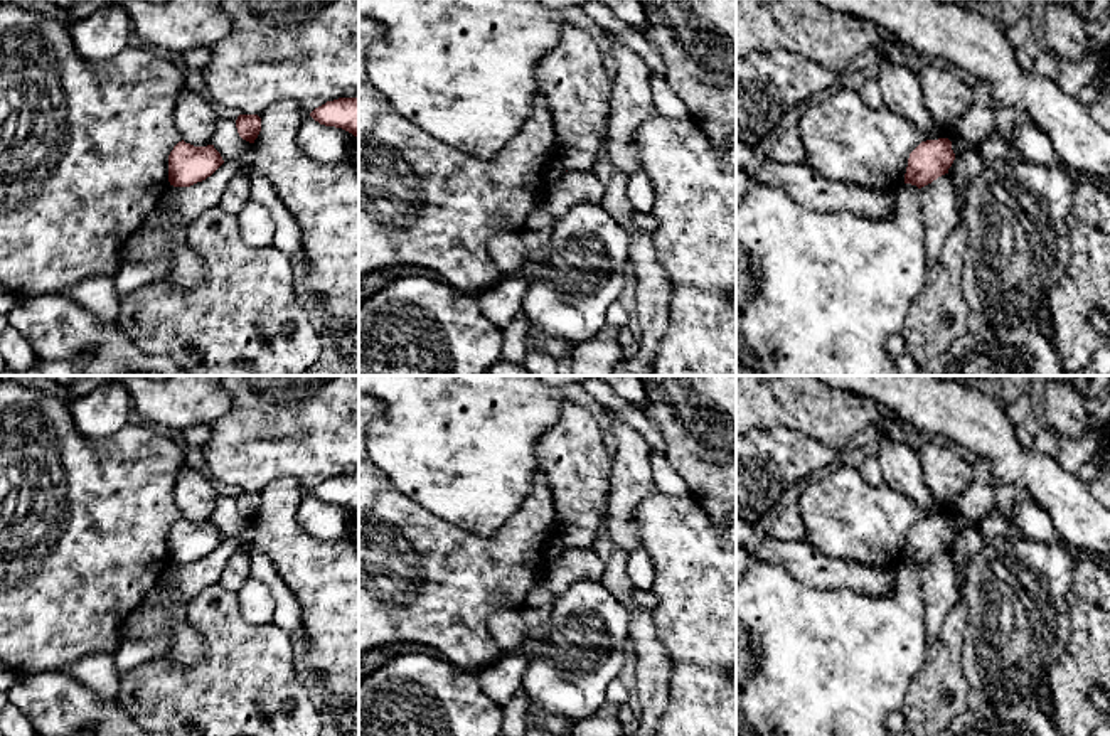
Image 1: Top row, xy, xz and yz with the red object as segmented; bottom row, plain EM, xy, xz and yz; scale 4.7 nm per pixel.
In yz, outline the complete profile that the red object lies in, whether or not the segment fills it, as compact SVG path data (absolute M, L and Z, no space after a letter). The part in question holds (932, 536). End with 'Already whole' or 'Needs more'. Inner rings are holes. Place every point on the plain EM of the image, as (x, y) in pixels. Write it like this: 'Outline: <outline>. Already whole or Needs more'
Outline: M948 515L921 519L910 531L905 561L911 561L921 566L938 554L948 551L953 537L955 531Z. Already whole

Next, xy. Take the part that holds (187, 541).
Outline: M182 517L168 532L168 559L173 564L190 564L211 554L222 541L214 522L194 524Z. Already whole

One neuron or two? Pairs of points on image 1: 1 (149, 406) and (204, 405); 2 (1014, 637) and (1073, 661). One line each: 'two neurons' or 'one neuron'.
1: one neuron
2: two neurons

